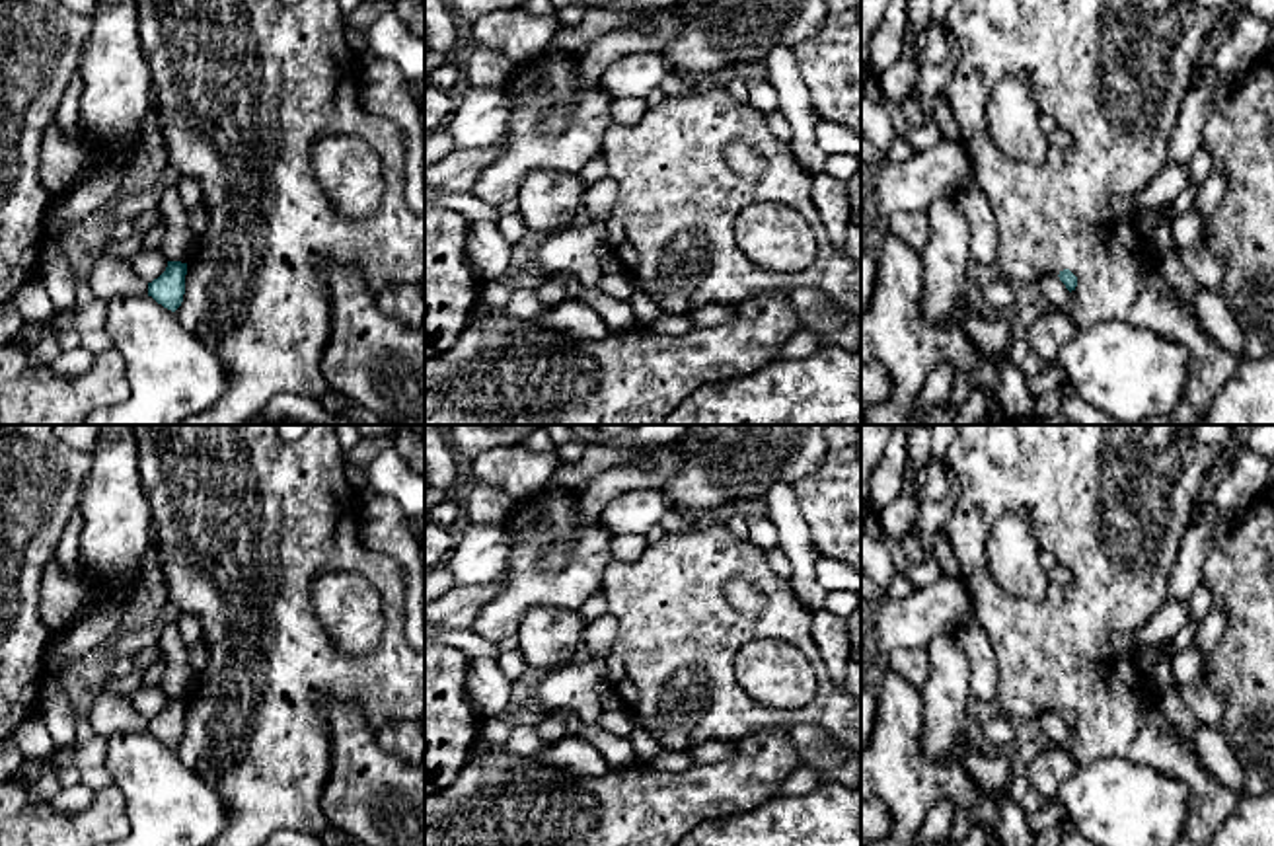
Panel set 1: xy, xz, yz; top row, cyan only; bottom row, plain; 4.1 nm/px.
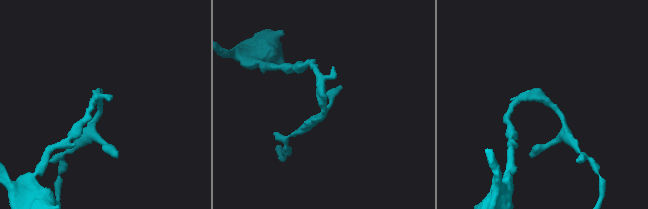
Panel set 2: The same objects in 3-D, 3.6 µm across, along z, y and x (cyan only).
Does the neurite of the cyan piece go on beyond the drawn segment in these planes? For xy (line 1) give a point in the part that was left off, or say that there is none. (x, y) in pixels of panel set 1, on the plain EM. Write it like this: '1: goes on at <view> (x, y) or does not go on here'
1: does not go on here

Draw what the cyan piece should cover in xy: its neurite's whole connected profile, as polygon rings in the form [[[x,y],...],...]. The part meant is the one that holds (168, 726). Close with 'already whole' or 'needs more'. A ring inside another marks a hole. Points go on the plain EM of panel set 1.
[[[168,698],[166,708],[148,719],[148,733],[152,733],[164,745],[175,749],[185,731],[187,700]]] | already whole

